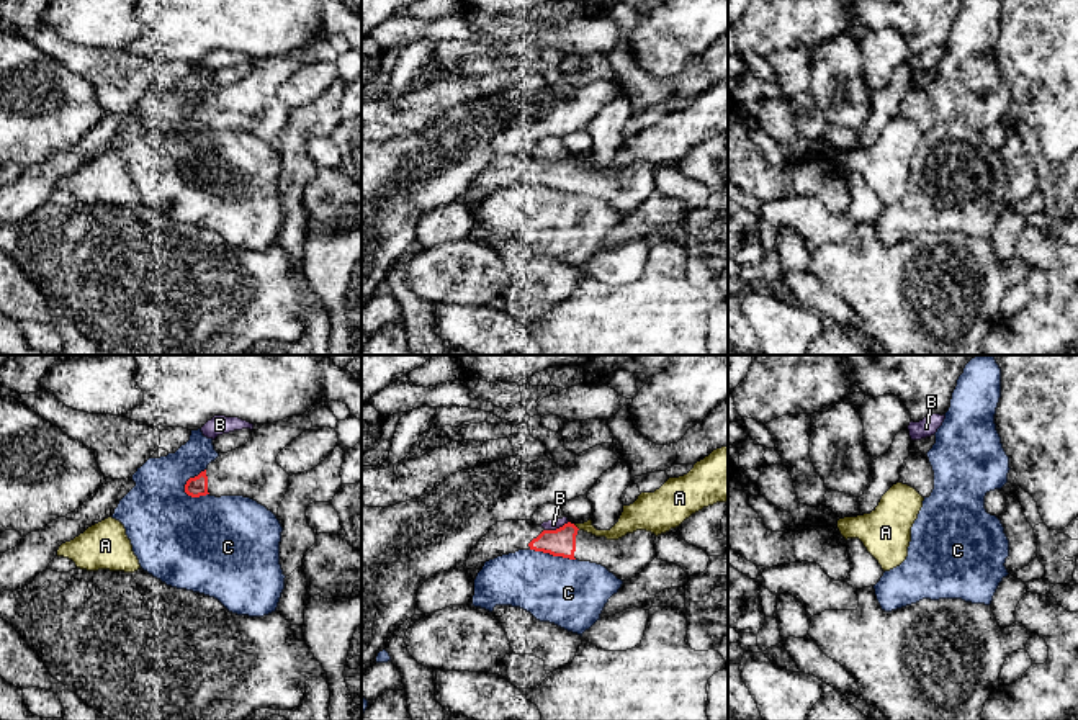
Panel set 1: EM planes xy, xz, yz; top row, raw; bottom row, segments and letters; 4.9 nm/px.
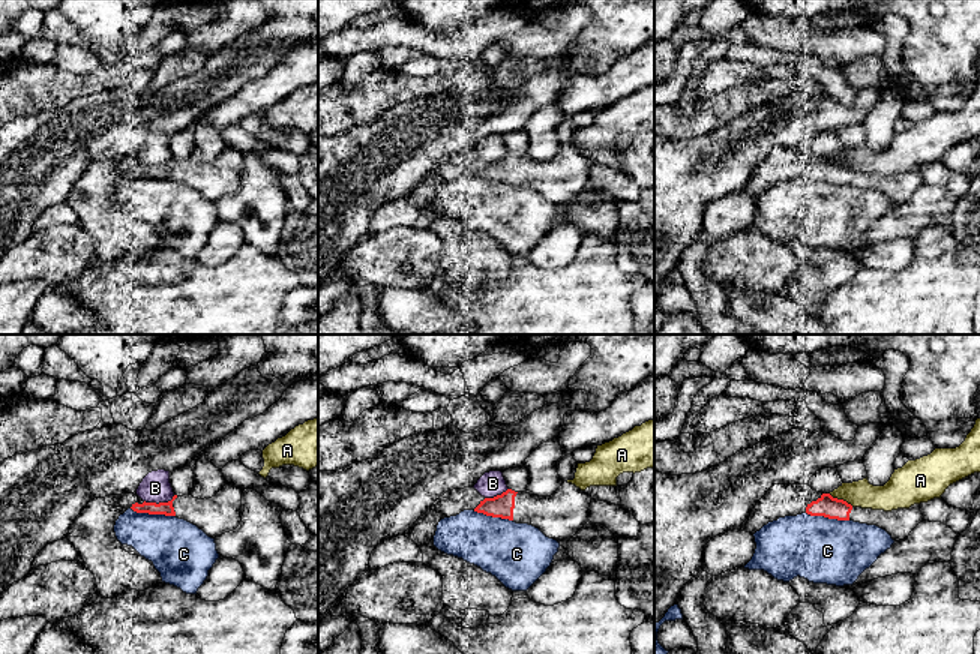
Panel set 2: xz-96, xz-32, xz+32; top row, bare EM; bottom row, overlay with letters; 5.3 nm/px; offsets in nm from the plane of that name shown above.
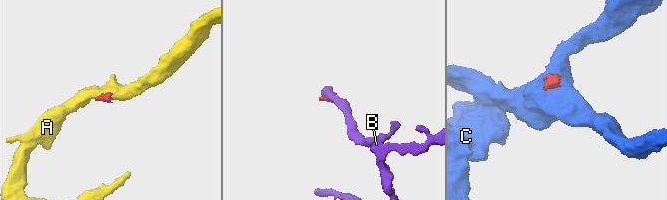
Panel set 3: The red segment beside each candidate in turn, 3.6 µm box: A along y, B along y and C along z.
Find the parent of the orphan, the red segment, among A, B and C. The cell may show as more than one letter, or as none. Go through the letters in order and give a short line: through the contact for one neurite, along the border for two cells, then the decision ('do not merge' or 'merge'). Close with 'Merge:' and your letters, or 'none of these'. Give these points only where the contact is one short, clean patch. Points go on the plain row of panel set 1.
A: xz (573, 157), (579, 162) | do not merge
B: xz (568, 154), (545, 164) | do not merge
C: do not merge
Merge: none of these

